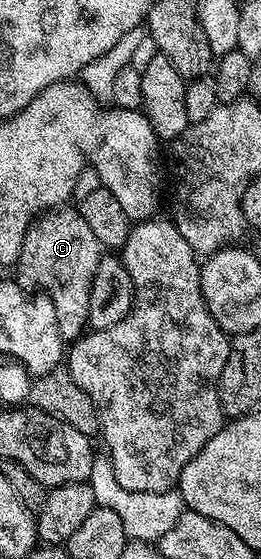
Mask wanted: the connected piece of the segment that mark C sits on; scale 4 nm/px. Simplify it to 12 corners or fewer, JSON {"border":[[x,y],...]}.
{"border":[[70,205],[24,233],[16,270],[52,301],[63,340],[87,330],[104,248]]}

